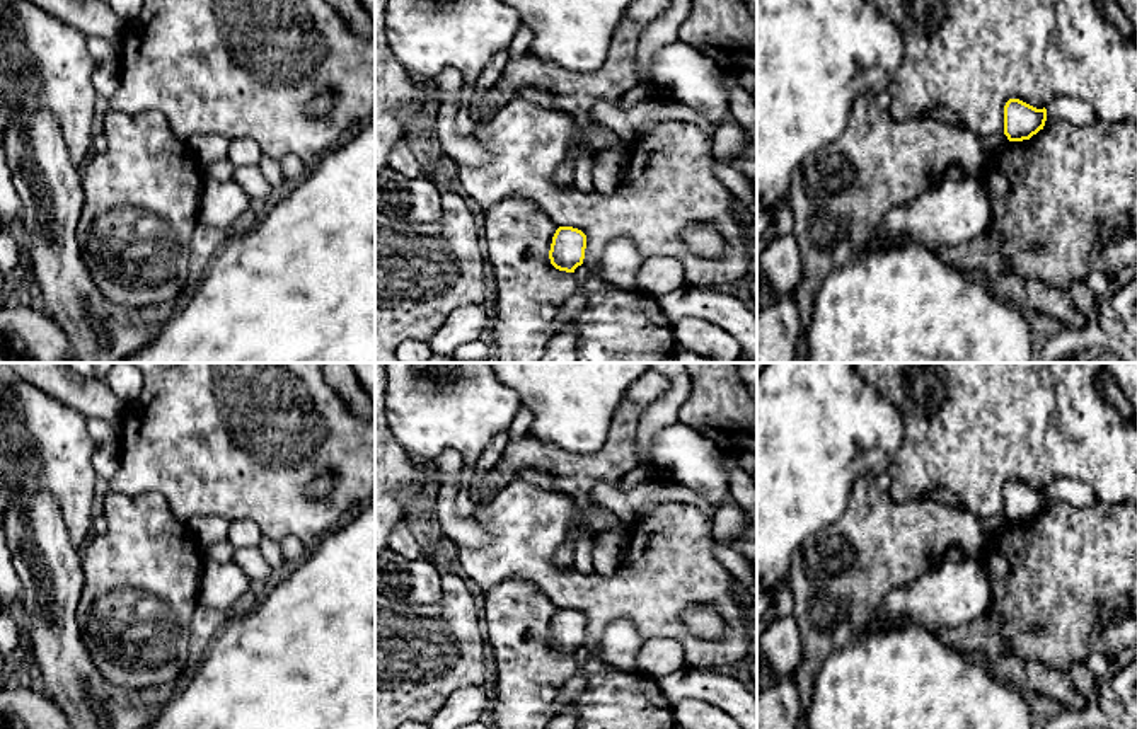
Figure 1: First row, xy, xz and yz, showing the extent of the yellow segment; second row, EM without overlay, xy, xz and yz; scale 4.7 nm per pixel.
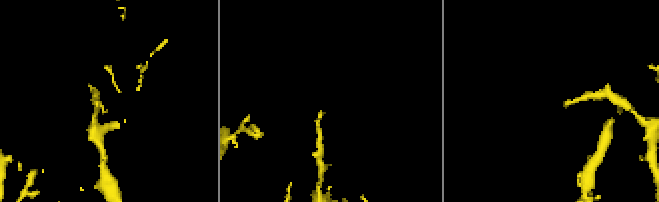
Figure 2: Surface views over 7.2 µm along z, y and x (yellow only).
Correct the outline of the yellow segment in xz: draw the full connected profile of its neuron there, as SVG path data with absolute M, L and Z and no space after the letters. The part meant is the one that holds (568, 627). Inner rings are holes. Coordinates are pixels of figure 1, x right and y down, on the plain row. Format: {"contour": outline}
{"contour": "M559 608L552 618L549 640L551 646L566 654L574 654L583 646L586 617L573 608Z"}

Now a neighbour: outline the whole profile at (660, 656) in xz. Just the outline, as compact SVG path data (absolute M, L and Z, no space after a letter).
M653 637L643 642L636 663L638 673L644 673L655 680L687 666L680 642L668 637Z

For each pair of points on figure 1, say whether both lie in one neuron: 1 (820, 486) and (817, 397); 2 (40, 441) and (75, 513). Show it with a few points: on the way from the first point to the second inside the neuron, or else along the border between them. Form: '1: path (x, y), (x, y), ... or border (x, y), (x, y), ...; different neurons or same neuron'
1: path (817, 464), (817, 419); same neuron
2: path (57, 459), (69, 476), (75, 496); same neuron

